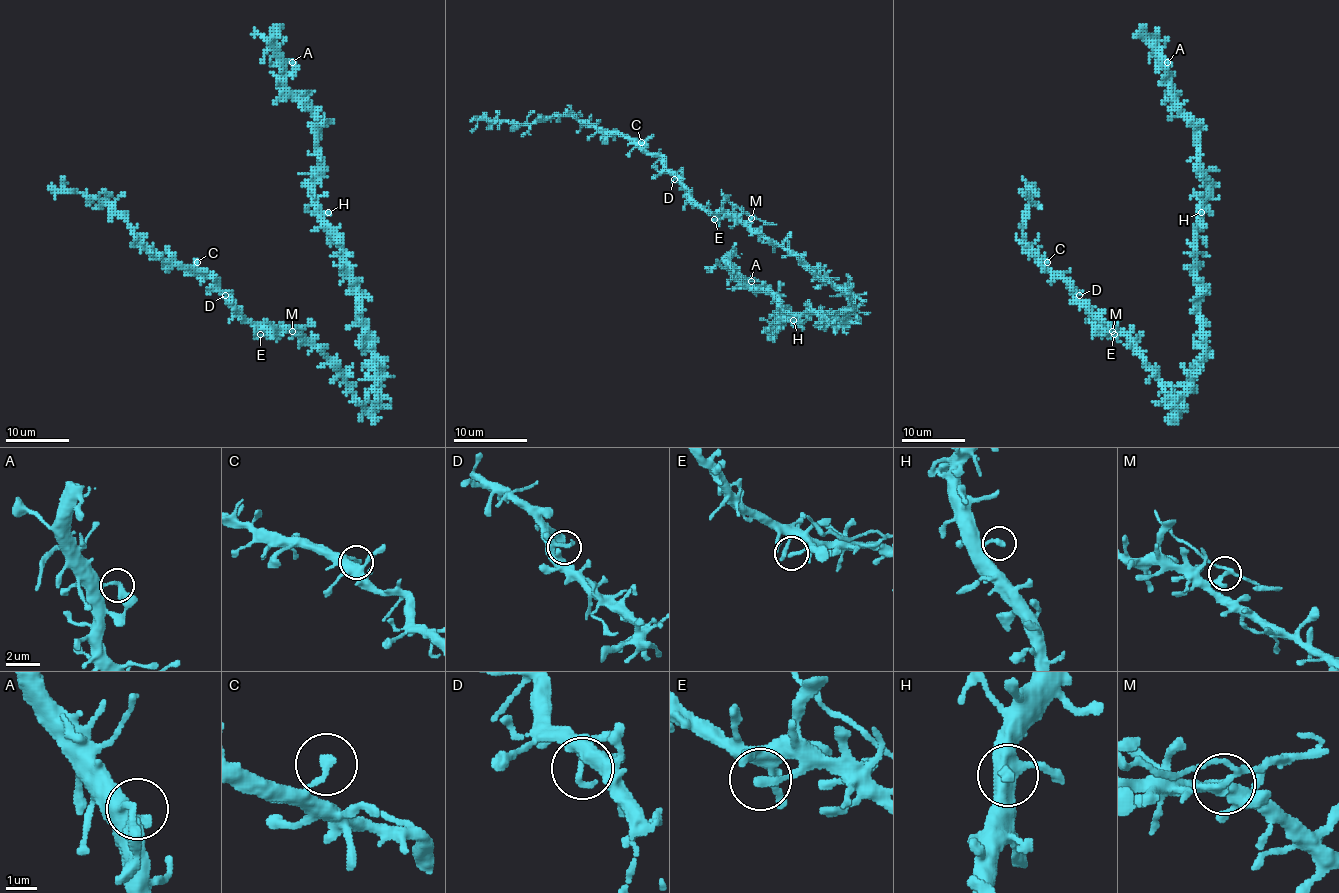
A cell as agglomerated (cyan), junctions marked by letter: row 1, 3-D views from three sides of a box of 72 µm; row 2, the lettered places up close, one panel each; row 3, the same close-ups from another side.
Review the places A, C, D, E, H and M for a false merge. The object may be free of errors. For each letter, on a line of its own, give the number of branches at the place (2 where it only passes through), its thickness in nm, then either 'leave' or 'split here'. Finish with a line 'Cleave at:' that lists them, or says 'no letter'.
A: branches 2; calibre 240 nm; leave
C: branches 1; calibre 280 nm; leave
D: branches 3; calibre 240 nm; leave
E: branches 1; calibre 260 nm; leave
H: branches 1; calibre 300 nm; leave
M: branches 3; calibre 200 nm; split here
Cleave at: M

